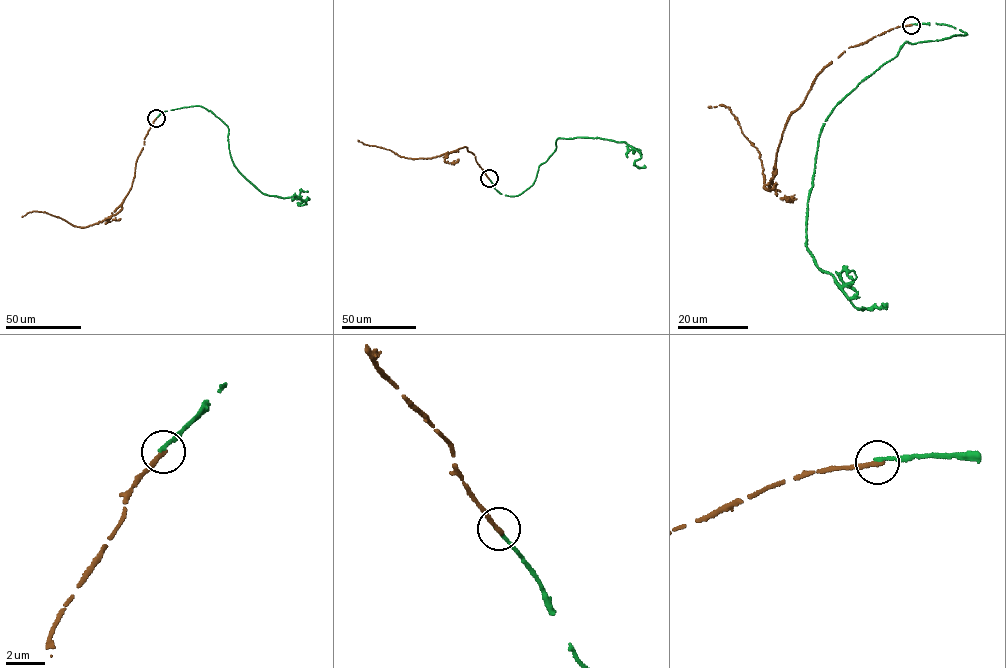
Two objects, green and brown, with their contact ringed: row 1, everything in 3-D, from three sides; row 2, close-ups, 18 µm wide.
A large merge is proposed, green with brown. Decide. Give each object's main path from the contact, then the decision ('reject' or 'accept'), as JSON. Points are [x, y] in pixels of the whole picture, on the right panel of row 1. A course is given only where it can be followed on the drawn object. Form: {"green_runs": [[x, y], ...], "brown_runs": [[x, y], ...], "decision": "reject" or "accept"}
{"green_runs": [[910, 24], [966, 34], [905, 42], [835, 107], [808, 198], [807, 247], [819, 268], [858, 308], [881, 303]], "brown_runs": [[910, 24], [849, 47], [816, 76], [782, 133], [770, 190], [764, 186], [759, 152], [729, 107], [708, 107]], "decision": "reject"}

